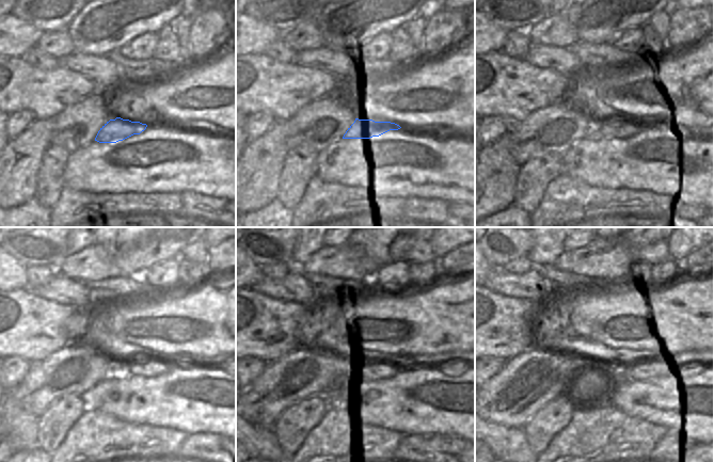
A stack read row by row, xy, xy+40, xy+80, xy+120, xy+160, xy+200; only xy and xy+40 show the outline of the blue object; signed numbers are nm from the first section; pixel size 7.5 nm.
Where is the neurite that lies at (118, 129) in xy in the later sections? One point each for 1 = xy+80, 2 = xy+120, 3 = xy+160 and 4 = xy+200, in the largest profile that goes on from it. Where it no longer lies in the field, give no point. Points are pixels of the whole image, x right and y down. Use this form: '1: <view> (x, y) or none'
1: xy+80 (597, 129)
2: xy+120 (149, 368)
3: xy+160 (382, 369)
4: xy+200 (631, 372)

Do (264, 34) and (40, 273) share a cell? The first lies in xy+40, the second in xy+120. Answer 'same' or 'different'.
different

